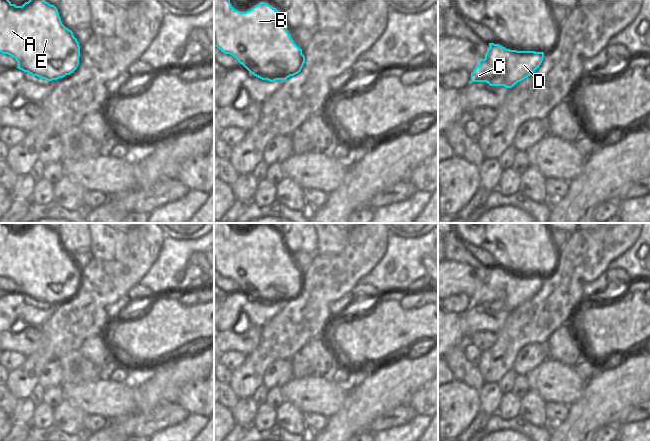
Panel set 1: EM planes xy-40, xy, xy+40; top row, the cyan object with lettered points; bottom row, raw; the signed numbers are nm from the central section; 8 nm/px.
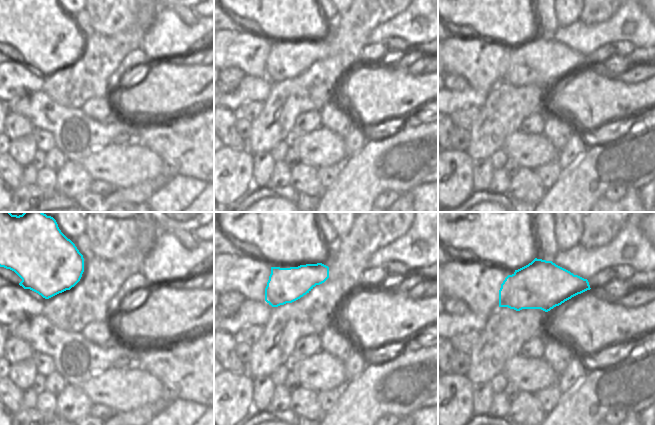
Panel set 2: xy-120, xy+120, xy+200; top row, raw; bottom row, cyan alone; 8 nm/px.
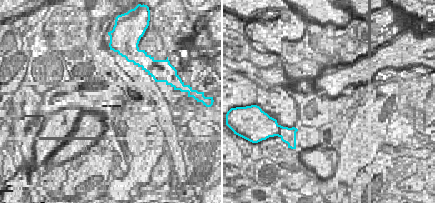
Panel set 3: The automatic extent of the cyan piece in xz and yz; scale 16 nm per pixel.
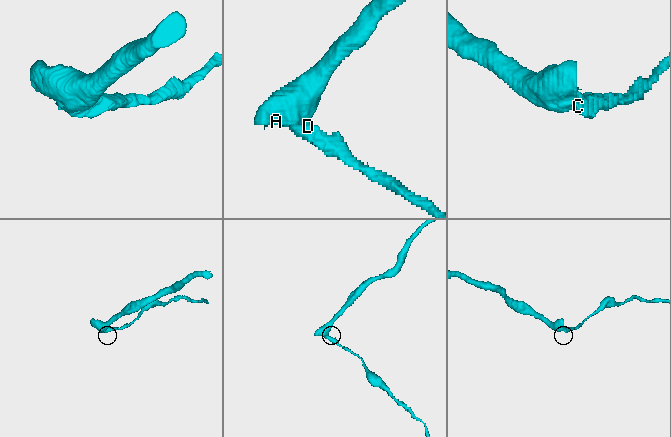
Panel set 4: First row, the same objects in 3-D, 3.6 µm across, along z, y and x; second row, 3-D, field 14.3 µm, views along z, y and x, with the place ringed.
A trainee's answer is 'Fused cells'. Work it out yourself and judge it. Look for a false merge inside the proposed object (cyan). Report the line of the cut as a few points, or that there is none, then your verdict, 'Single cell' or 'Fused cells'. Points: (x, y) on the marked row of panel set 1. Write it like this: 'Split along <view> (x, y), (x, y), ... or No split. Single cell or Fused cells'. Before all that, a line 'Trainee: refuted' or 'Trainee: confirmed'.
Trainee: confirmed
Split along xy (301, 53), (297, 69), (269, 73), (266, 79). Fused cells.

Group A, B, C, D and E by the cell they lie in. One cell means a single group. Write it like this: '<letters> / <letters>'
A B C E / D

